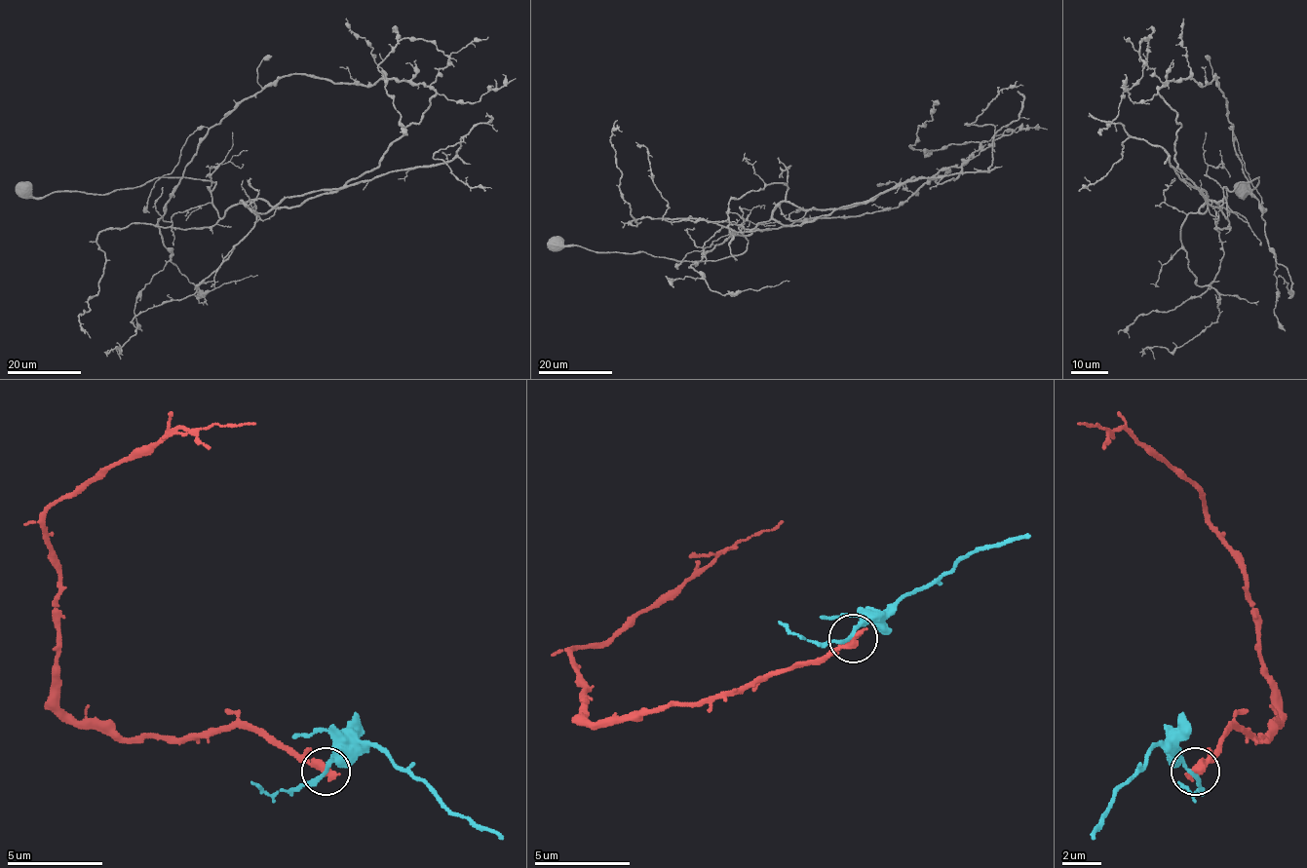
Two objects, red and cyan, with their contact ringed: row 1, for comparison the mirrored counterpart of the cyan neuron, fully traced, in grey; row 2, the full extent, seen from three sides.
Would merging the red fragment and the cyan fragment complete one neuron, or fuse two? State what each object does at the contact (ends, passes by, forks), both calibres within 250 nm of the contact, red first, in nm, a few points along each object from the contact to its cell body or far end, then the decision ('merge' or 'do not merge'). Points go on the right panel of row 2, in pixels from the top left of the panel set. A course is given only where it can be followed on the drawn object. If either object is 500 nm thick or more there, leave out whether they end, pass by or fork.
calibres 500 and 190 nm; course red (1196, 773), (1230, 730), (1258, 739), (1273, 730), (1245, 561), (1206, 513), (1201, 494), (1124, 427), (1076, 422); course cyan (1196, 773), (1158, 743), (1105, 811), (1091, 840); do not merge

